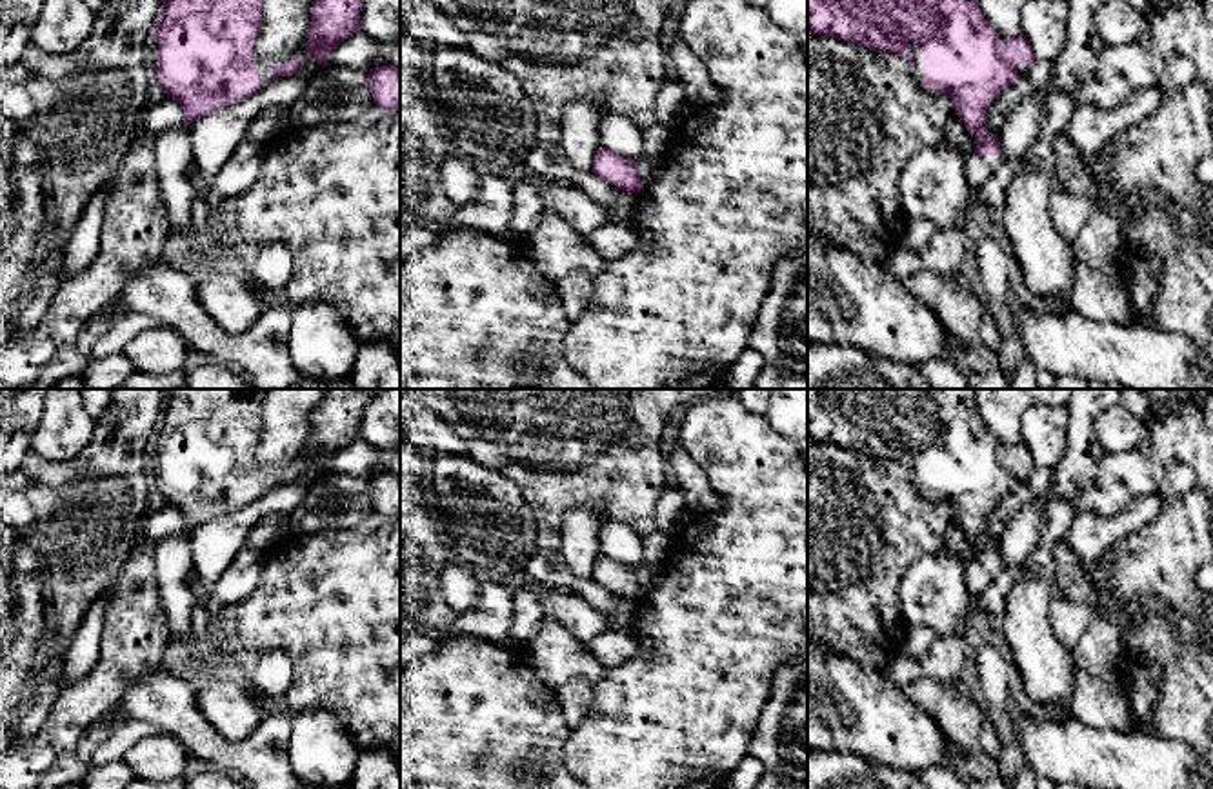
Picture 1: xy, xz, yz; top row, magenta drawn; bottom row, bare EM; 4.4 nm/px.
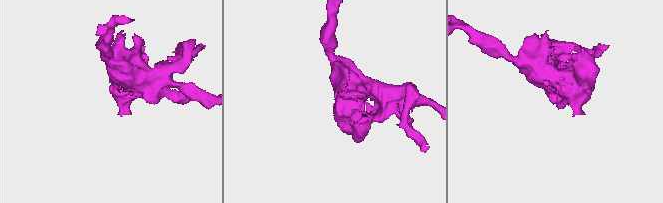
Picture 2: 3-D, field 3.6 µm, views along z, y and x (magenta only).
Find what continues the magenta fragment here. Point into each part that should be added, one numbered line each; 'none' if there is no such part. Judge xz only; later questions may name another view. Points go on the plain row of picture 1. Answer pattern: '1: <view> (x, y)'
none

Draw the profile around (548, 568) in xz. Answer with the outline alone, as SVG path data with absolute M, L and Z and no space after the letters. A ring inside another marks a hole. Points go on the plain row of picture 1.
M536 549L522 569L538 587L571 591L582 596L604 618L611 618L622 627L631 627L635 624L640 600L622 598L596 584L593 578L576 578L560 551Z

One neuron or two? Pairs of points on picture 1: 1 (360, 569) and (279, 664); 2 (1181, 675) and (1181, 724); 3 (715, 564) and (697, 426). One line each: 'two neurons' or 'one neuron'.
1: two neurons
2: one neuron
3: one neuron

